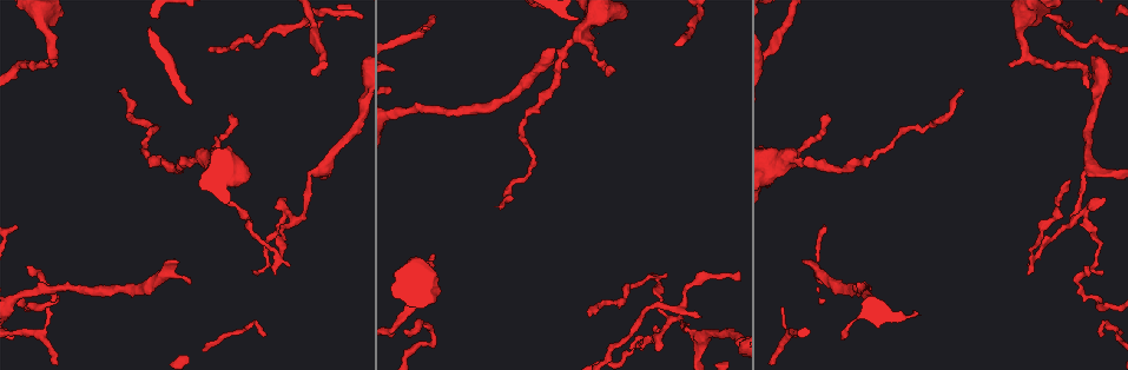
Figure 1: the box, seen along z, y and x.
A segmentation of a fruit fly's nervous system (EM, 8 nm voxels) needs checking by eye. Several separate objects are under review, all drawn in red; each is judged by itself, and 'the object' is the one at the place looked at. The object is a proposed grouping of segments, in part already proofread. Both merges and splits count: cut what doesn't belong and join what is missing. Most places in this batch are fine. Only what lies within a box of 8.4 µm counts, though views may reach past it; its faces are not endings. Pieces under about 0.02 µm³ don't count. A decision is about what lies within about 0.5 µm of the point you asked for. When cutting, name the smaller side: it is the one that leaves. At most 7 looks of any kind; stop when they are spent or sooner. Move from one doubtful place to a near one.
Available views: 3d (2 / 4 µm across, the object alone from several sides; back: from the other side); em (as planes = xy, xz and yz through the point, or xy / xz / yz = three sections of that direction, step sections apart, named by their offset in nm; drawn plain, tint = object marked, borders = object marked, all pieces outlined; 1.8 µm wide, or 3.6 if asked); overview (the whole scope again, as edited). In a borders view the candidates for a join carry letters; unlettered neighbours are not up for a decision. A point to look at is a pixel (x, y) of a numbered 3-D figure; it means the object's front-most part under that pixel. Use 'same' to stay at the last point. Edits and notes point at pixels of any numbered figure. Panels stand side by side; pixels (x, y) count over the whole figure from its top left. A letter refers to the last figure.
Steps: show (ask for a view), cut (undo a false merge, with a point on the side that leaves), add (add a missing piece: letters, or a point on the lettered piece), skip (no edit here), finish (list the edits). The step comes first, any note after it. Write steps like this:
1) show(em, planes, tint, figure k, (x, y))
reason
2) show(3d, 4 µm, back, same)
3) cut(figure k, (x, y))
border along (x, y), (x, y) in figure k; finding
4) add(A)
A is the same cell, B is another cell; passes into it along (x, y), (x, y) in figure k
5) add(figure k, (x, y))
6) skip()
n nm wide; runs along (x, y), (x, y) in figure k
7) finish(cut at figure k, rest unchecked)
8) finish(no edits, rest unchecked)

show(3d, 4 µm, figure 1, (174, 258))
an open end

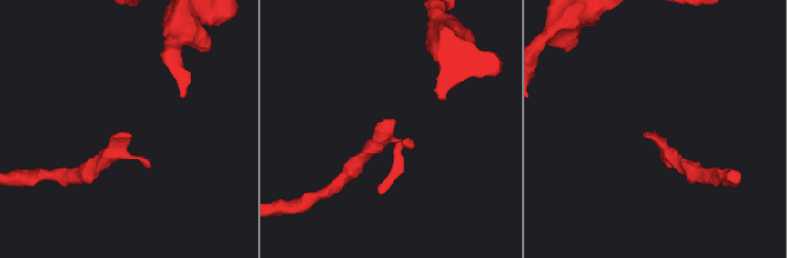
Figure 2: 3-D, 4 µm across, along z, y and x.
show(em, 3.6 µm, xz, step 16, borders, figure 2, (393, 122))

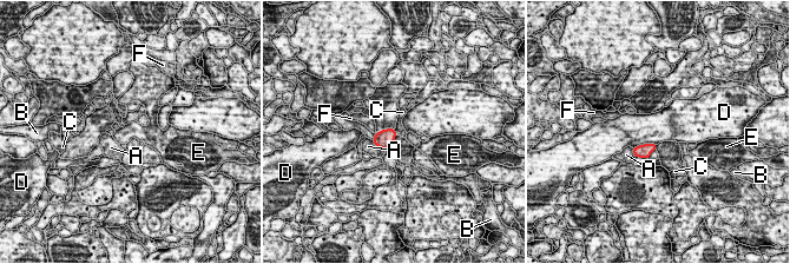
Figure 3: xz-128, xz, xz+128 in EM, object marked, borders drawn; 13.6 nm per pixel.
skip()
240 nm wide; D touches over 340 nm; A, B, C, D, E and F are other cells; none of them fits

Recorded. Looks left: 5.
show(3d, 4 µm, figure 1, (828, 114))
an open end

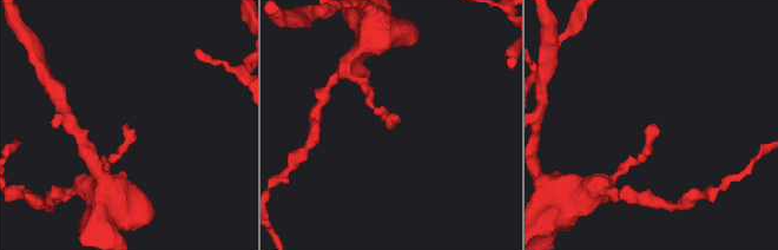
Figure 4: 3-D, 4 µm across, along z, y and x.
show(em, planes, borders, figure 4, (390, 125))

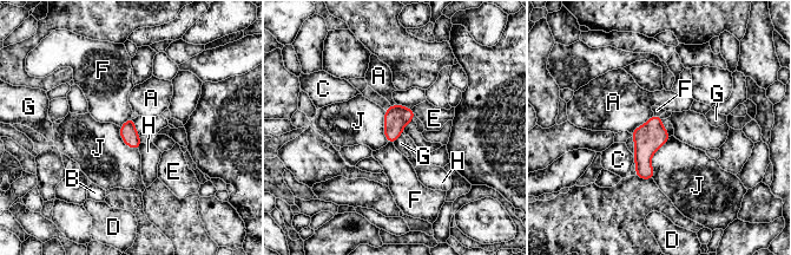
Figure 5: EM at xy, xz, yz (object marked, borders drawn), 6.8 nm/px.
skip()
A, B, C, D, E, F, G, H and J are other cells; border along (660, 119), (670, 136) in figure 5; no lettered piece goes on from it

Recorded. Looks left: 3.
show(3d, 4 µm, back, figure 1, (276, 254))
sharp bend

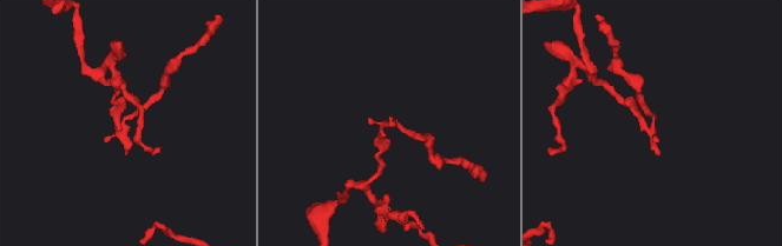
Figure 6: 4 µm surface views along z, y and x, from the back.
show(em, yz, step 16, borders, figure 6, (650, 126))

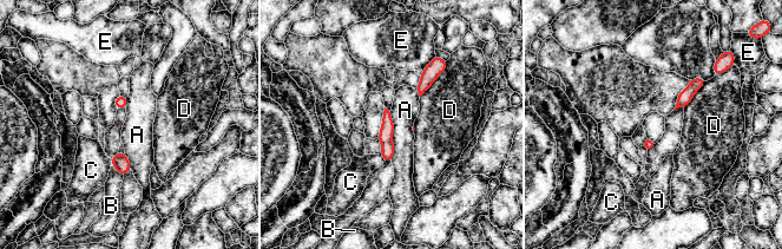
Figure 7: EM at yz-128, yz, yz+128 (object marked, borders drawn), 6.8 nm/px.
skip()
20 nm wide; A, B, C, D and E are other cells; one neuron here

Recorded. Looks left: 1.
finish(no edits, rest unchecked)

